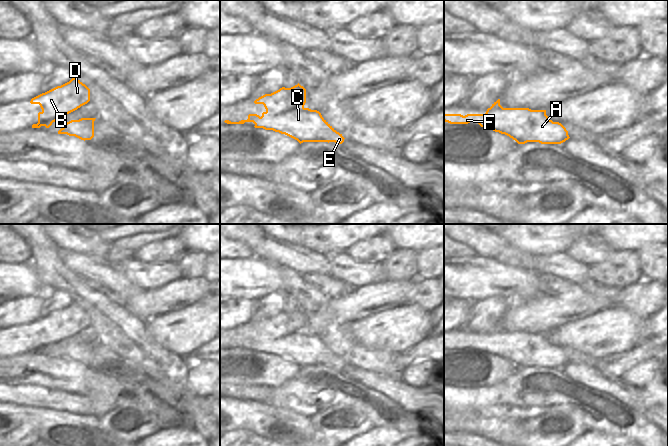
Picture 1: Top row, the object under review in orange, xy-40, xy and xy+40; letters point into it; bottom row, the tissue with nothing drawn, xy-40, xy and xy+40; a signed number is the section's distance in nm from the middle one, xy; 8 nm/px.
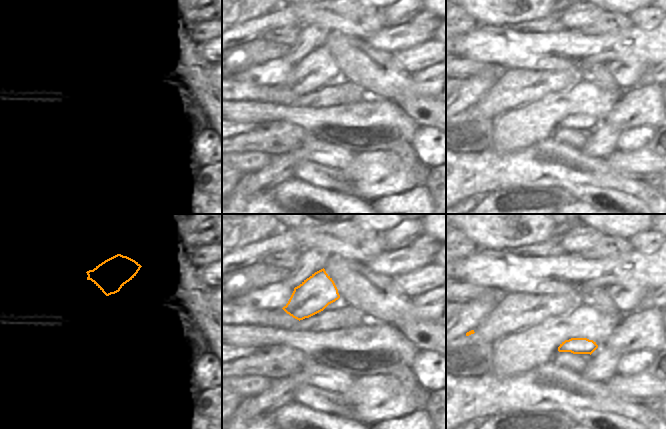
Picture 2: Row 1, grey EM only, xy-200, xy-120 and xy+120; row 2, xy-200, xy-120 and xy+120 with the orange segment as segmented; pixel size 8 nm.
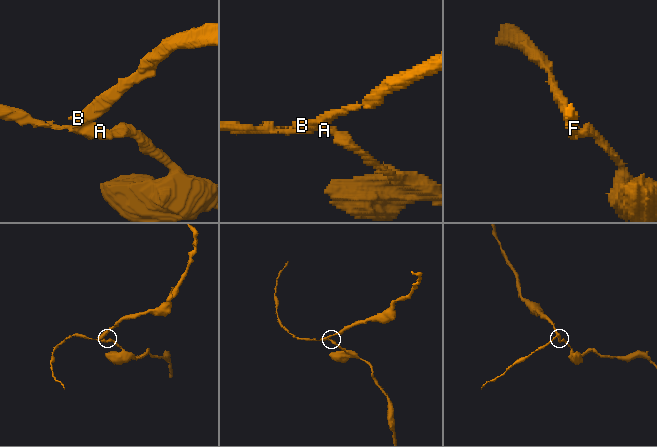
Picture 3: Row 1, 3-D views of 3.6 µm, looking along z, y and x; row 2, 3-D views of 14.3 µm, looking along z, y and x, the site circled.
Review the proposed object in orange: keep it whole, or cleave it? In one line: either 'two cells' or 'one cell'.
two cells

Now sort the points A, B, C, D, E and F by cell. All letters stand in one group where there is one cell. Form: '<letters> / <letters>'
A C E F / B D

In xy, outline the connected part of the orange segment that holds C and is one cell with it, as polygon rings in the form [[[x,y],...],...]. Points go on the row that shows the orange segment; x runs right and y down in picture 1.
[[[295,108],[277,116],[273,116],[269,112],[263,112],[261,117],[257,114],[249,114],[247,120],[239,122],[225,120],[224,122],[227,124],[253,122],[255,128],[285,134],[297,140],[300,144],[303,142],[335,142],[342,144],[345,139],[322,117],[319,111],[309,108]]]

